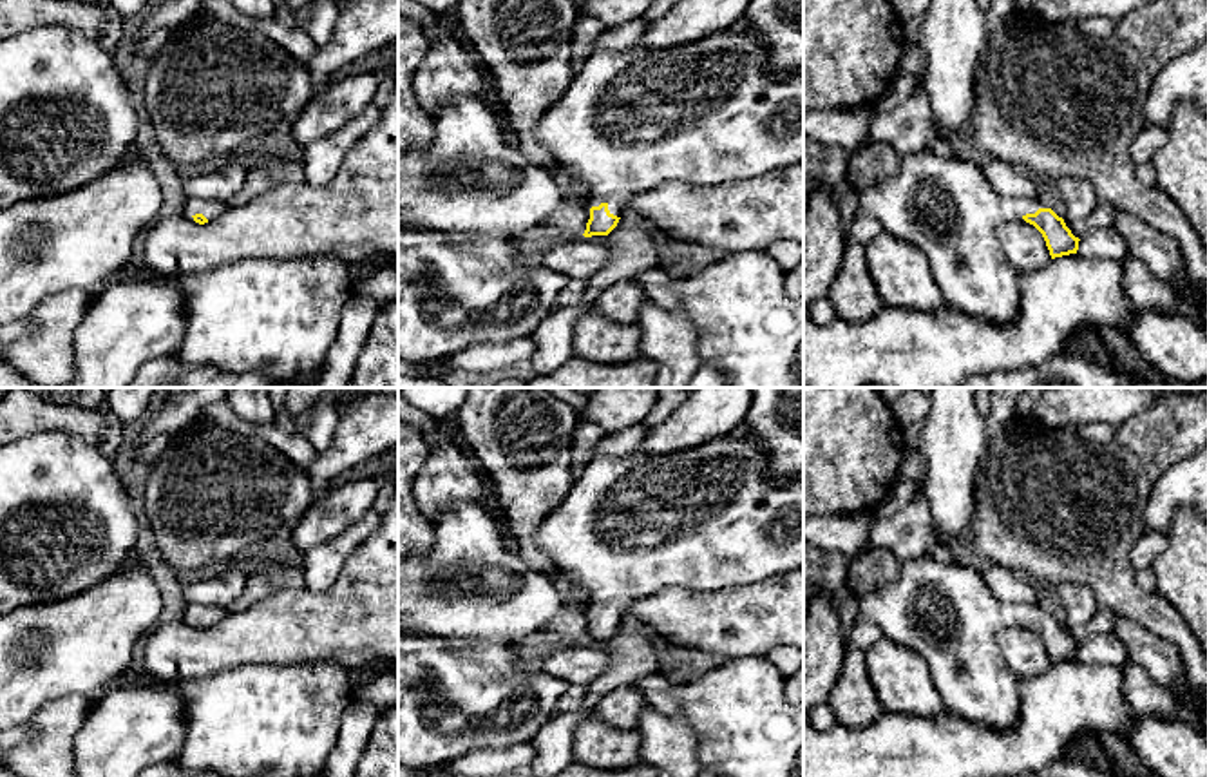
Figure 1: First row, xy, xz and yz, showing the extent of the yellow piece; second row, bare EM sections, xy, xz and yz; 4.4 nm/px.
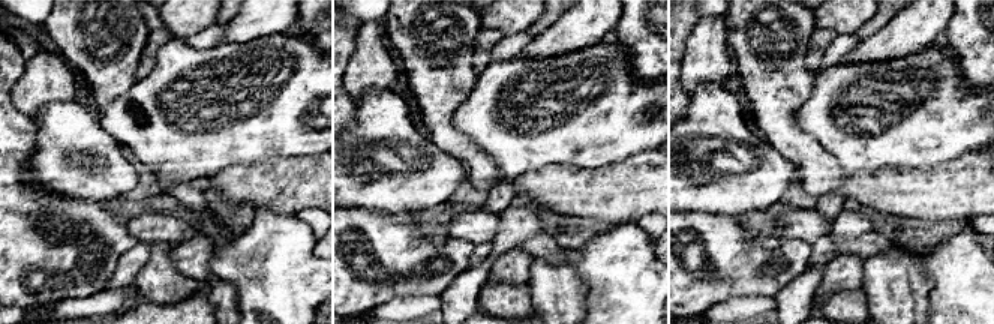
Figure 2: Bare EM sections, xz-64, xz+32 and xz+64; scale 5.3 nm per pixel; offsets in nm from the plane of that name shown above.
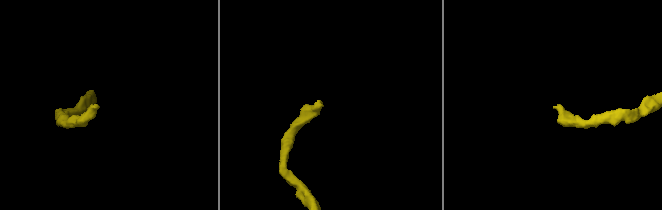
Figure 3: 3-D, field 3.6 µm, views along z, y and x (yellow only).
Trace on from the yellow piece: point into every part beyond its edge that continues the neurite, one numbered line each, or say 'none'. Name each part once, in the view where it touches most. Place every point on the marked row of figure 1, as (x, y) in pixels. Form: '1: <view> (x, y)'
1: xz (708, 111)

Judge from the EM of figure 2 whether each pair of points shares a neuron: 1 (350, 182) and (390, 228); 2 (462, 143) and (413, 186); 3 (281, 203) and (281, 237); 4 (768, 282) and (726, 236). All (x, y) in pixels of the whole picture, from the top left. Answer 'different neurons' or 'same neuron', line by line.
1: different neurons
2: different neurons
3: different neurons
4: same neuron

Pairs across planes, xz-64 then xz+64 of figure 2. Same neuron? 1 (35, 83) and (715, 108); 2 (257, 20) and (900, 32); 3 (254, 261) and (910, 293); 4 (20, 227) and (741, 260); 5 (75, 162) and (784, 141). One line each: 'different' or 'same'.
1: different
2: same
3: different
4: same
5: different

